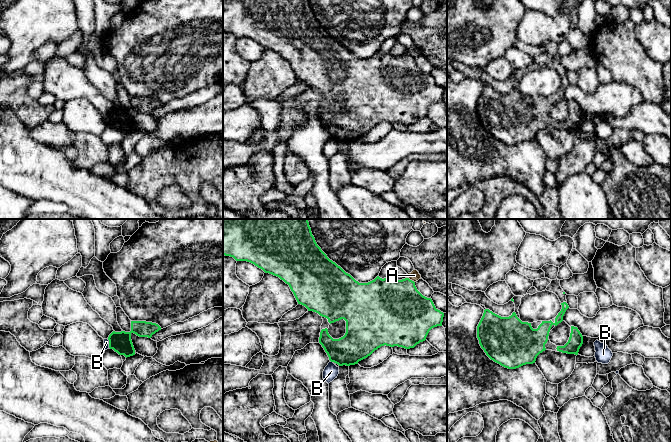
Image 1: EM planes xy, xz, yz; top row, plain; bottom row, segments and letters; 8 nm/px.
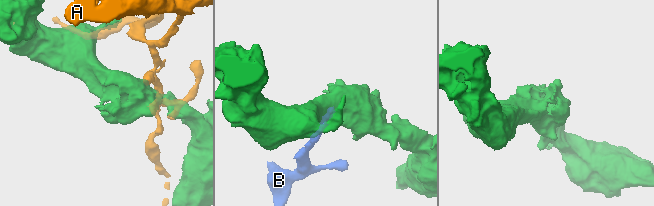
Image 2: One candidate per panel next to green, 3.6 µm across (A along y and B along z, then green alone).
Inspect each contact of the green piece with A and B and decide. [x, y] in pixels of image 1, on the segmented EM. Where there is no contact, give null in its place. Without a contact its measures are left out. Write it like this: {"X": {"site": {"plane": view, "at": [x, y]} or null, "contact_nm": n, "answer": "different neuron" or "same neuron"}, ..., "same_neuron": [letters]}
{"A": {"site": {"plane": "xz", "at": [409, 279]}, "contact_nm": 80, "answer": "different neuron"}, "B": {"site": {"plane": "xz", "at": [331, 361]}, "contact_nm": 30, "answer": "different neuron"}, "same_neuron": []}

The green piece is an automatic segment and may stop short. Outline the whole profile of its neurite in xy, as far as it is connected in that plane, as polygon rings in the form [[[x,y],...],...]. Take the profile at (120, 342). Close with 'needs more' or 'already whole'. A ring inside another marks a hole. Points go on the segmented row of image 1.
[[[131,321],[130,332],[115,332],[113,331],[109,337],[109,348],[113,349],[119,355],[124,355],[126,358],[135,355],[135,349],[131,340],[131,334],[134,333],[139,337],[151,338],[153,334],[161,330],[161,327],[152,322],[146,321]]]; already whole

